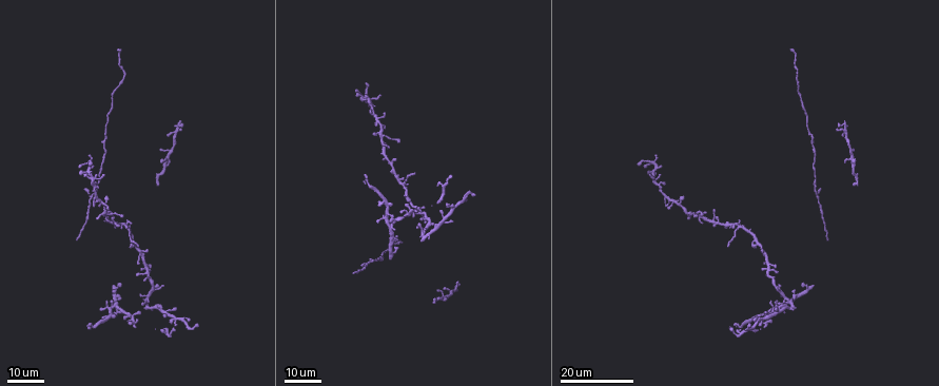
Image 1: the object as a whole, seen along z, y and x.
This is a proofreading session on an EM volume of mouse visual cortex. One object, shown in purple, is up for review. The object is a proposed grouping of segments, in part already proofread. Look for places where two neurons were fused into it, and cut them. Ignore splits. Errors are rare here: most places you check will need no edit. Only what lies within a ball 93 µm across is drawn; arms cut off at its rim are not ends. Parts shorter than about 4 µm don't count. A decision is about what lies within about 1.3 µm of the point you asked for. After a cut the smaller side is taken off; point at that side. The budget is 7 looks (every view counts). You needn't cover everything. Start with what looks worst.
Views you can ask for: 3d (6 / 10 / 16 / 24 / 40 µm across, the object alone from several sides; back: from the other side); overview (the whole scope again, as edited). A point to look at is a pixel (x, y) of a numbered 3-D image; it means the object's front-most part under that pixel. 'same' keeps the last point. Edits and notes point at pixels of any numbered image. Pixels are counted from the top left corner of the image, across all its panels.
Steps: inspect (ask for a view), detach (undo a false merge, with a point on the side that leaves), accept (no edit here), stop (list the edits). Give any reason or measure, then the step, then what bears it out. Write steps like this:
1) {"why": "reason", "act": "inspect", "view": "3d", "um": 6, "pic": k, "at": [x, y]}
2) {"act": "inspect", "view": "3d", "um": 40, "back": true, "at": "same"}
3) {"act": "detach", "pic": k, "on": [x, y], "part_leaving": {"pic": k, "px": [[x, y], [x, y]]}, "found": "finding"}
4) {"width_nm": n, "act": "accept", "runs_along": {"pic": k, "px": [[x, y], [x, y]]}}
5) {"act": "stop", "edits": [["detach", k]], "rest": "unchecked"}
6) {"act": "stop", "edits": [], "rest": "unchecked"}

{"why": "four or more arms meet", "act": "inspect", "view": "3d", "um": 24, "pic": 1, "at": [402, 185]}

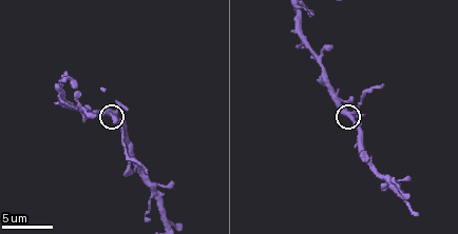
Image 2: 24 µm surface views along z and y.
{"why": "closer look", "act": "inspect", "view": "3d", "um": 10, "pic": 2, "at": [352, 111]}

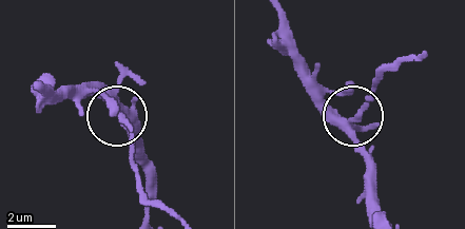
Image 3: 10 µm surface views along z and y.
{"width_nm": 300, "act": "detach", "pic": 3, "on": [131, 149], "part_leaving": {"pic": 3, "px": [[120, 119], [132, 141], [140, 190], [169, 214]]}, "found": "a second neuron is stuck on"}

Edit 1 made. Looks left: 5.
{"why": "redraw", "act": "inspect", "view": "overview"}

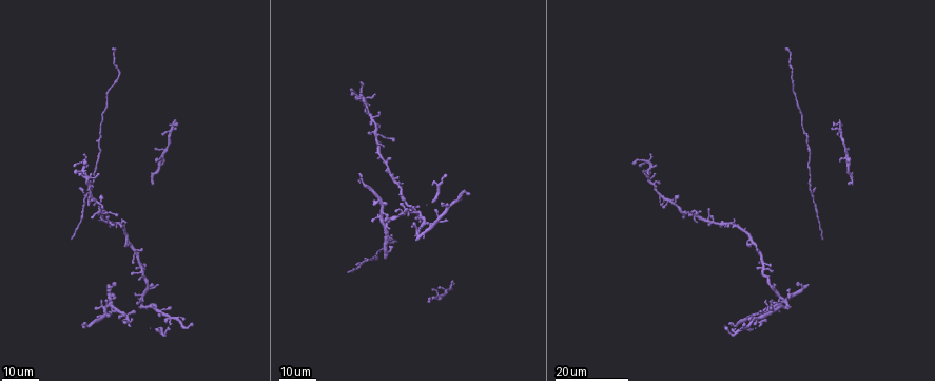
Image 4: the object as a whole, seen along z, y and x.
{"why": "branch point", "act": "inspect", "view": "3d", "um": 24, "pic": 4, "at": [377, 132]}

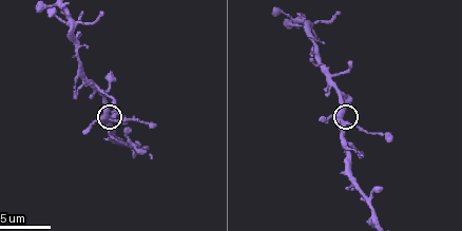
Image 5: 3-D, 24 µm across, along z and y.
{"act": "inspect", "view": "3d", "um": 6, "pic": 5, "at": [345, 121]}

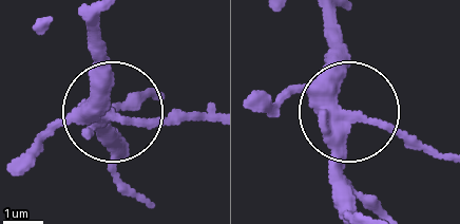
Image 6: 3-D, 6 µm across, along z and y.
{"arms": 3, "act": "accept", "found": "all the same neuron"}

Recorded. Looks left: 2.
{"why": "looks like a crossing", "act": "inspect", "view": "3d", "um": 24, "pic": 4, "at": [80, 160]}

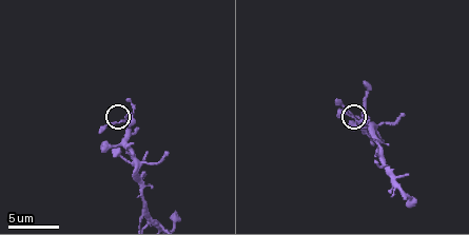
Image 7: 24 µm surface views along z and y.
{"why": "zoom in", "act": "inspect", "view": "3d", "um": 6, "pic": 7, "at": [121, 122]}

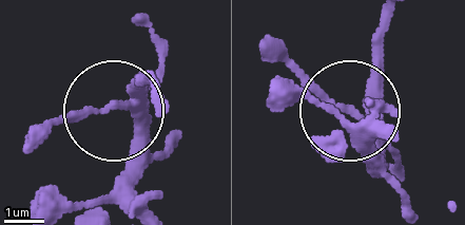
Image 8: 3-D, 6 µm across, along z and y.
{"act": "accept", "found": "one neuron here"}

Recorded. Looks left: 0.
{"act": "stop", "edits": [["detach", 3]], "rest": "unchecked"}

